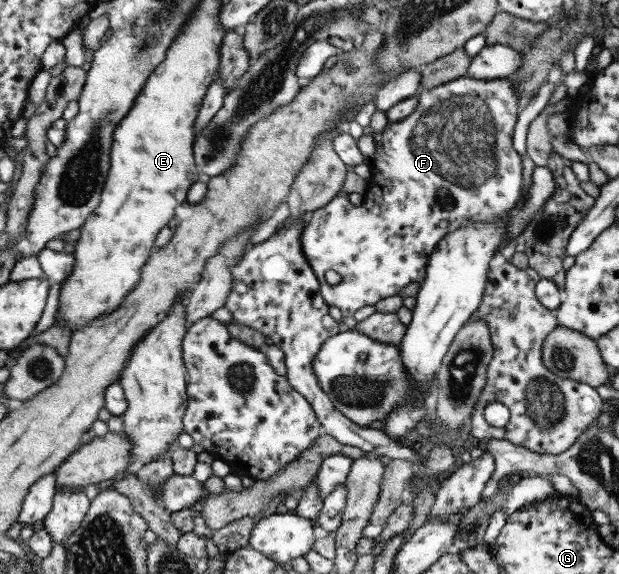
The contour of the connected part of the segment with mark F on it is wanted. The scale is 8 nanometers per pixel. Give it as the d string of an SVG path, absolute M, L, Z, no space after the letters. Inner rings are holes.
M468 76L453 80L433 88L433 90L422 90L419 94L420 104L415 112L405 118L403 122L390 122L387 126L387 131L377 133L375 142L377 143L377 154L373 160L372 167L372 191L365 195L365 199L360 206L355 206L350 202L349 194L341 192L333 202L330 202L325 208L316 210L313 213L313 218L309 222L309 226L305 228L303 234L303 246L305 253L312 262L313 269L317 271L317 275L321 280L325 298L333 306L337 306L344 316L355 316L358 310L364 309L365 306L377 306L381 300L391 298L401 294L407 286L411 286L413 282L425 285L428 278L429 262L433 254L436 253L437 246L440 246L441 241L455 230L461 230L463 226L469 226L474 221L493 221L507 220L509 214L521 202L521 188L523 188L523 168L521 168L521 158L517 156L517 151L513 150L513 126L517 122L517 86L513 86L511 78L503 78L503 80L480 80L471 79ZM329 270L335 270L342 277L342 281L333 286L326 282L325 274Z

